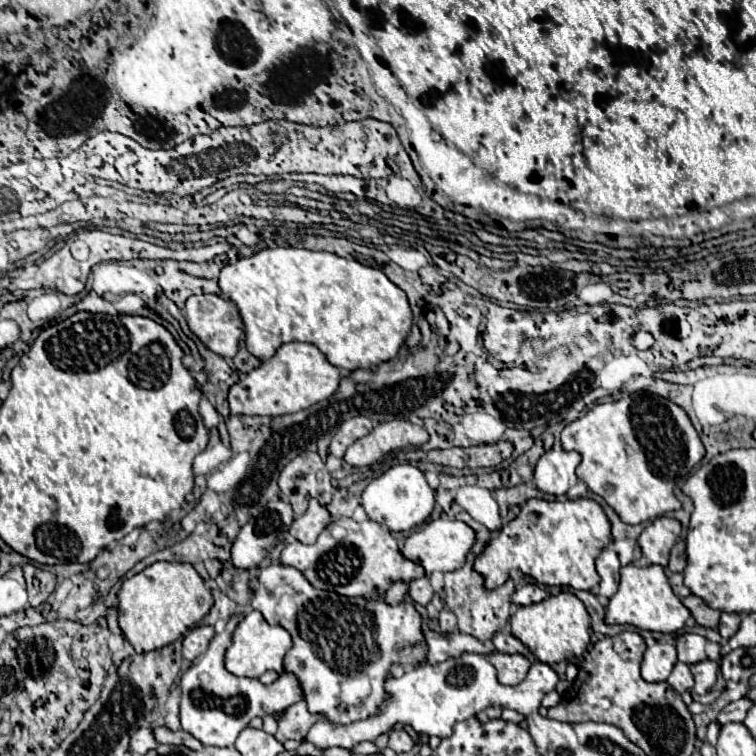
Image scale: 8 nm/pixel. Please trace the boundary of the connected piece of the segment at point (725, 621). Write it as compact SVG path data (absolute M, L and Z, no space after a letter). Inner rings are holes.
M722 614L720 616L720 624L718 624L718 632L722 638L732 638L738 628L740 628L740 616L738 614Z

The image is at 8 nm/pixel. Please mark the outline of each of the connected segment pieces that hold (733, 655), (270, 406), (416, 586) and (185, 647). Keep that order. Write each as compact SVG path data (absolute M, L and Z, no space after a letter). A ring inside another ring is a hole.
M734 650L730 652L730 656L722 658L722 670L724 670L724 676L726 680L742 680L742 676L748 672L742 664L742 650Z
M304 342L282 344L280 350L264 360L250 374L240 376L240 382L232 386L228 394L232 414L251 416L282 416L306 410L322 400L334 396L342 380L340 370L328 362L328 358L314 346Z
M428 578L412 580L408 592L410 592L410 596L414 598L414 602L418 602L418 604L422 604L422 606L426 606L426 604L432 600L432 596L434 596L434 588L430 586L430 580L428 580Z
M198 626L190 630L182 640L182 656L194 662L202 652L206 652L212 636L214 636L214 626Z

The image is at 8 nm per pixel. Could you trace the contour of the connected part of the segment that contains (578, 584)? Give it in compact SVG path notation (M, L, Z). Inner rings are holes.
M528 500L520 506L520 514L484 544L474 560L474 570L484 578L486 590L494 590L510 580L512 570L518 570L544 586L592 590L600 582L594 560L608 544L610 522L596 500Z

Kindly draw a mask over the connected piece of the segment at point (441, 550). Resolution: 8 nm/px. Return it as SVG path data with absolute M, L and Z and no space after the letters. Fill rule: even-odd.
M442 516L434 522L428 522L422 526L422 530L414 532L412 536L406 538L406 542L400 546L400 552L420 564L426 572L426 576L430 576L434 570L440 570L440 572L452 572L456 568L460 568L466 560L466 552L470 550L474 542L474 530L468 528L464 522L460 520L450 520L448 516Z

